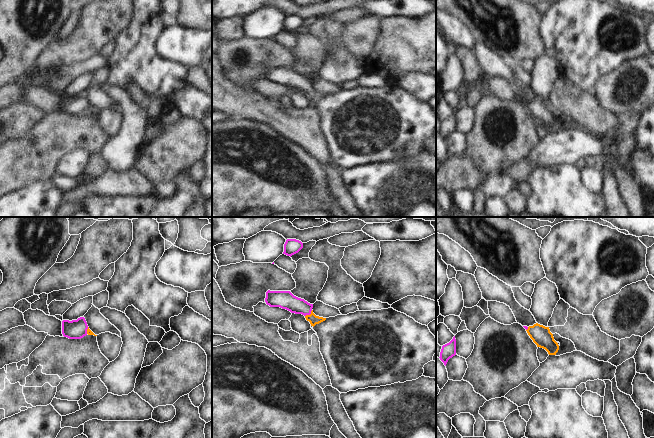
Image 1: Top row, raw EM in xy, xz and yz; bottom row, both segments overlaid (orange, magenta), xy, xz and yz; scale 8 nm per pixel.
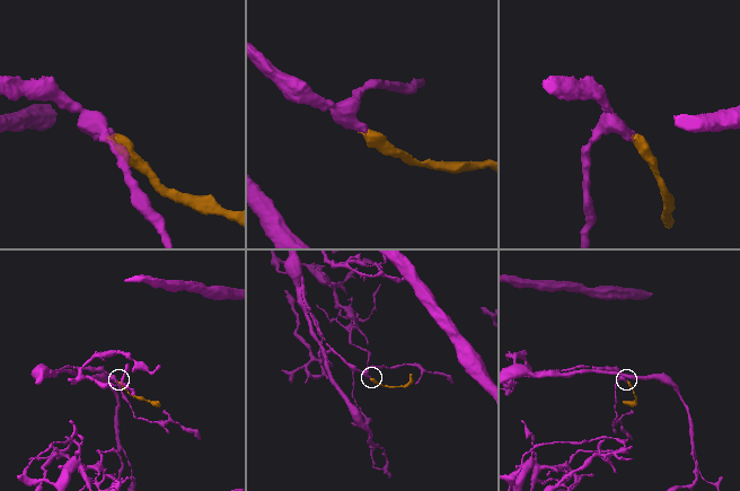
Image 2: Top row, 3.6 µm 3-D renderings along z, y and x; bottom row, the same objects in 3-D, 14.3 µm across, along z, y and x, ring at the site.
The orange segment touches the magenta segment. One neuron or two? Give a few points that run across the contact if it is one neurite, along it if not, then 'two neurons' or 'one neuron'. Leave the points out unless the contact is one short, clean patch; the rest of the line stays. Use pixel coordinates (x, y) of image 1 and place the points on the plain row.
line xz (312, 94), (310, 90), (303, 83), (286, 76); one neuron

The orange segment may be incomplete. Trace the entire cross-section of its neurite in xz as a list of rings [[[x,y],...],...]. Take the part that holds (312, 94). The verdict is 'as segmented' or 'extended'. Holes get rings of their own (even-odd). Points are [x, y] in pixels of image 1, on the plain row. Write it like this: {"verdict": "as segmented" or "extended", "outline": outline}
{"verdict": "extended", "outline": [[[268,66],[266,68],[265,78],[270,83],[280,83],[291,89],[304,91],[313,103],[326,96],[326,94],[316,92],[313,89],[313,80],[294,72],[290,67]]]}

